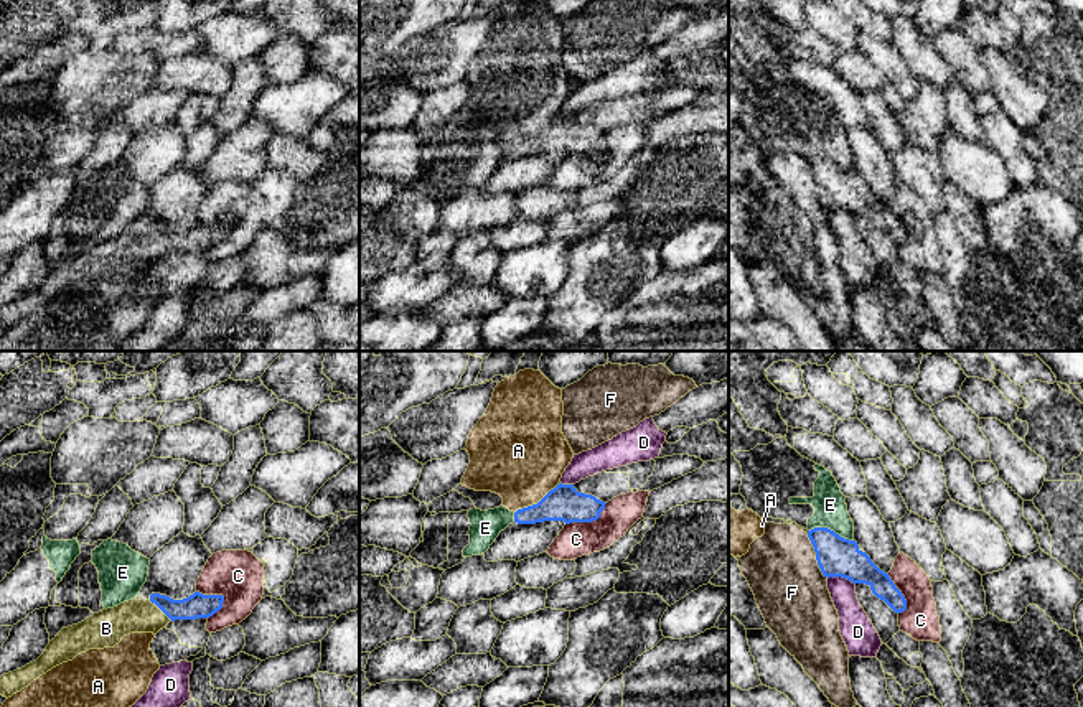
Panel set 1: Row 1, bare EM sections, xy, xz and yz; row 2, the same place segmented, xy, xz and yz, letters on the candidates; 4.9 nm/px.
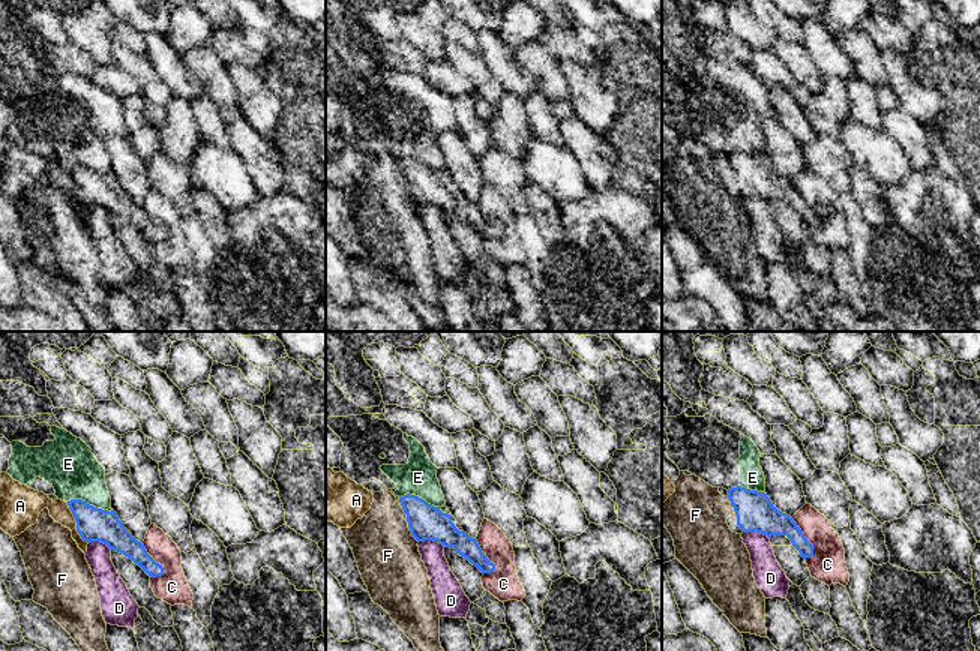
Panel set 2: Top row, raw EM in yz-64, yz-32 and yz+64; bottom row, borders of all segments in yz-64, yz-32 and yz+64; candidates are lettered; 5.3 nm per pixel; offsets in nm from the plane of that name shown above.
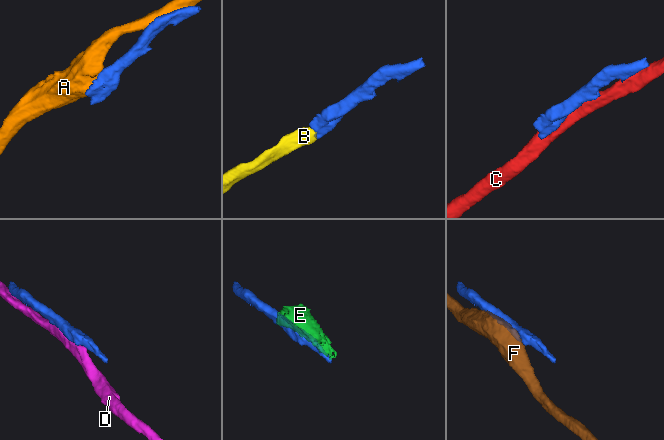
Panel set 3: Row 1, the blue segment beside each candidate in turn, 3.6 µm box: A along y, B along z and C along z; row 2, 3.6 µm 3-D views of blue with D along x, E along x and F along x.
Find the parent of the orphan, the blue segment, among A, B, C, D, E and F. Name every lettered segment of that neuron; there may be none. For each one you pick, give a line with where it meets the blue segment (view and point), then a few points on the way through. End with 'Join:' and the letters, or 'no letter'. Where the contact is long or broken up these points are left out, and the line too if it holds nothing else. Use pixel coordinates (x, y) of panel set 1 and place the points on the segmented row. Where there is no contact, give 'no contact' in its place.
B: contact xy (160, 608); way xy (196, 605), (190, 608), (160, 608), (154, 615), (135, 615)
Join: B

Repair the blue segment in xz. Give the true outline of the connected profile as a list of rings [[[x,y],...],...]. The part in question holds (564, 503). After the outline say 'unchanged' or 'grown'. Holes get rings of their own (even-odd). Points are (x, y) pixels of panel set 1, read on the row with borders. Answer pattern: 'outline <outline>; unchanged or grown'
outline [[[559,483],[537,504],[518,509],[514,522],[536,524],[544,521],[592,522],[605,509],[603,501],[592,494],[579,493],[574,485]]]; unchanged

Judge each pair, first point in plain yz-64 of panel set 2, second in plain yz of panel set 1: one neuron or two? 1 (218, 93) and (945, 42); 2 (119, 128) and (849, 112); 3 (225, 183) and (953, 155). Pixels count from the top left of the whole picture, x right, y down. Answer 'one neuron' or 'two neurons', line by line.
1: one neuron
2: one neuron
3: one neuron

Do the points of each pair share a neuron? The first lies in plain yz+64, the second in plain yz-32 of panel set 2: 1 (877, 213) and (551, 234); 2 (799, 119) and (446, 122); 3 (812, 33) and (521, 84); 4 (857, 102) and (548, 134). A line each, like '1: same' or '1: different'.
1: same
2: different
3: same
4: same

